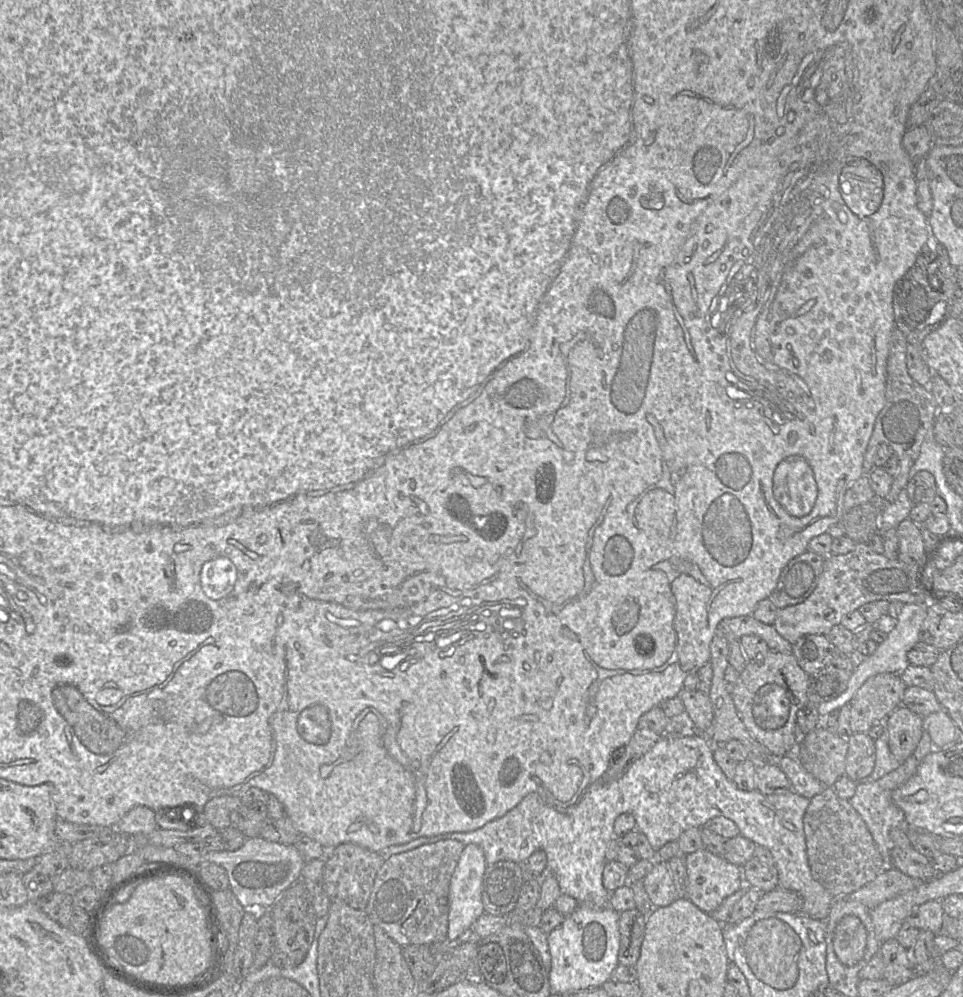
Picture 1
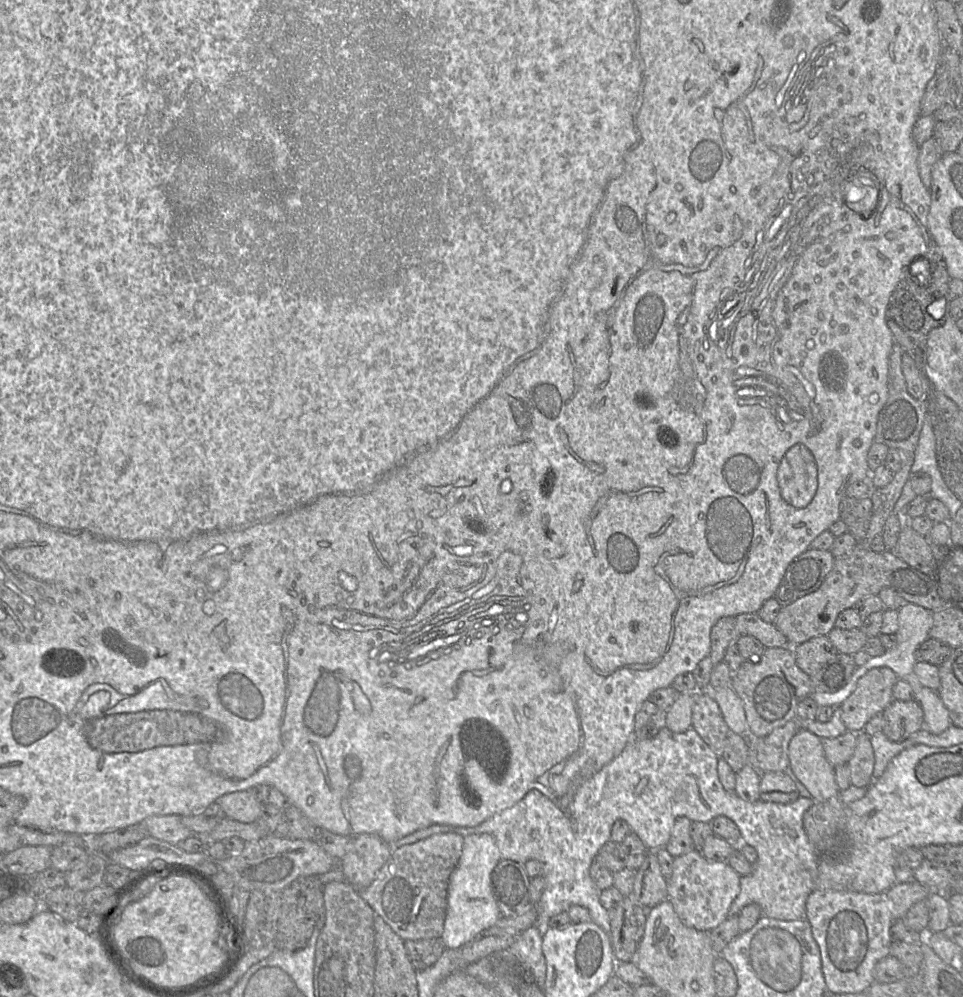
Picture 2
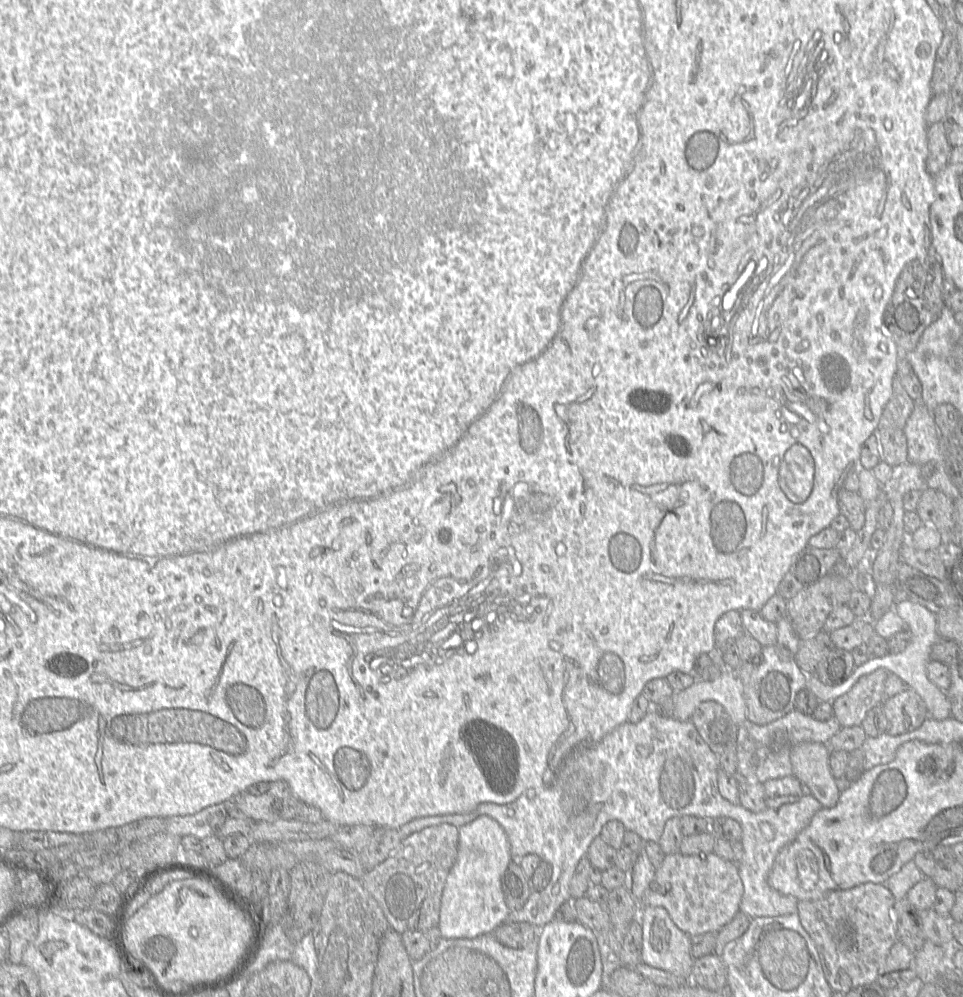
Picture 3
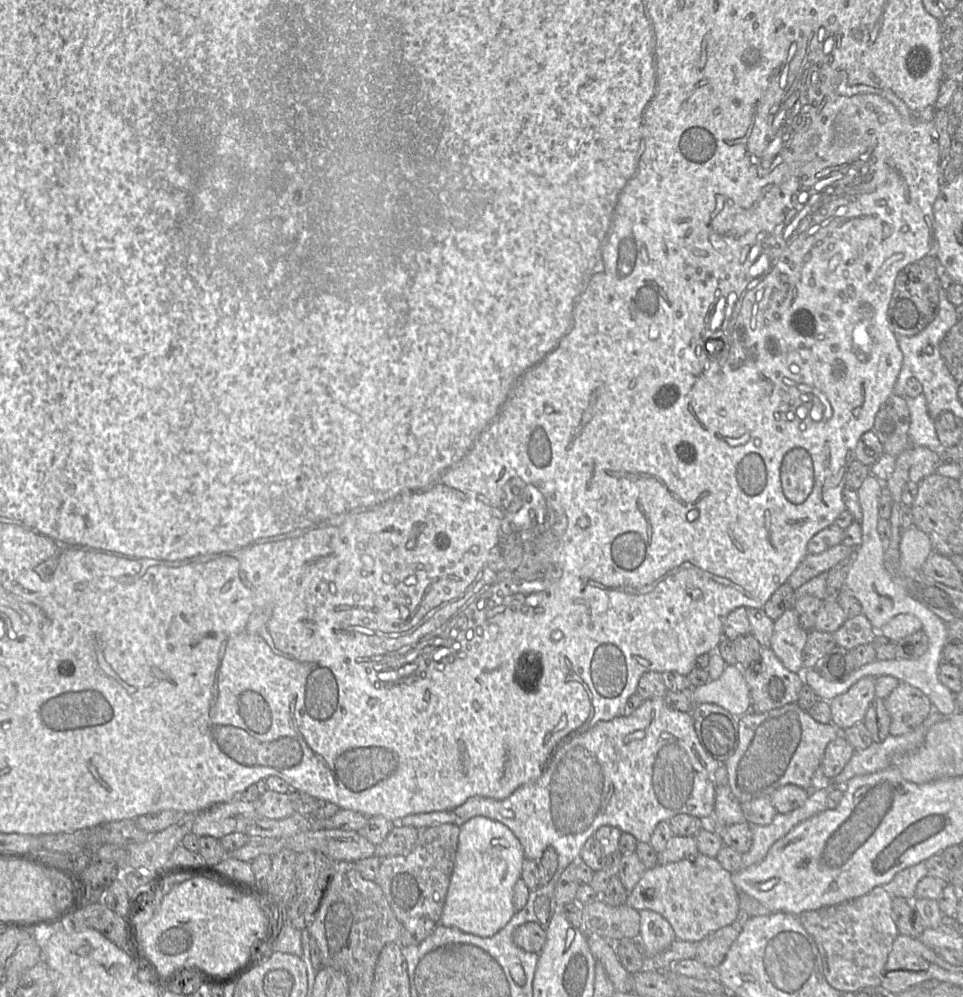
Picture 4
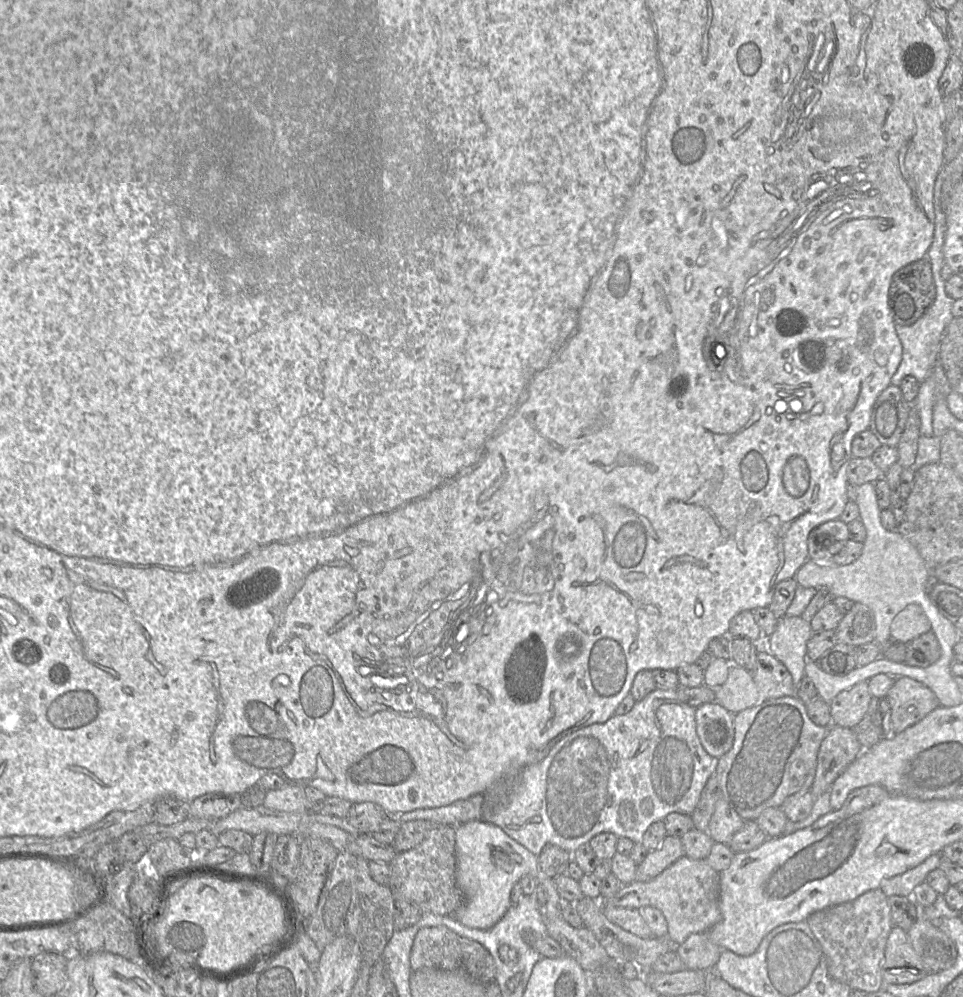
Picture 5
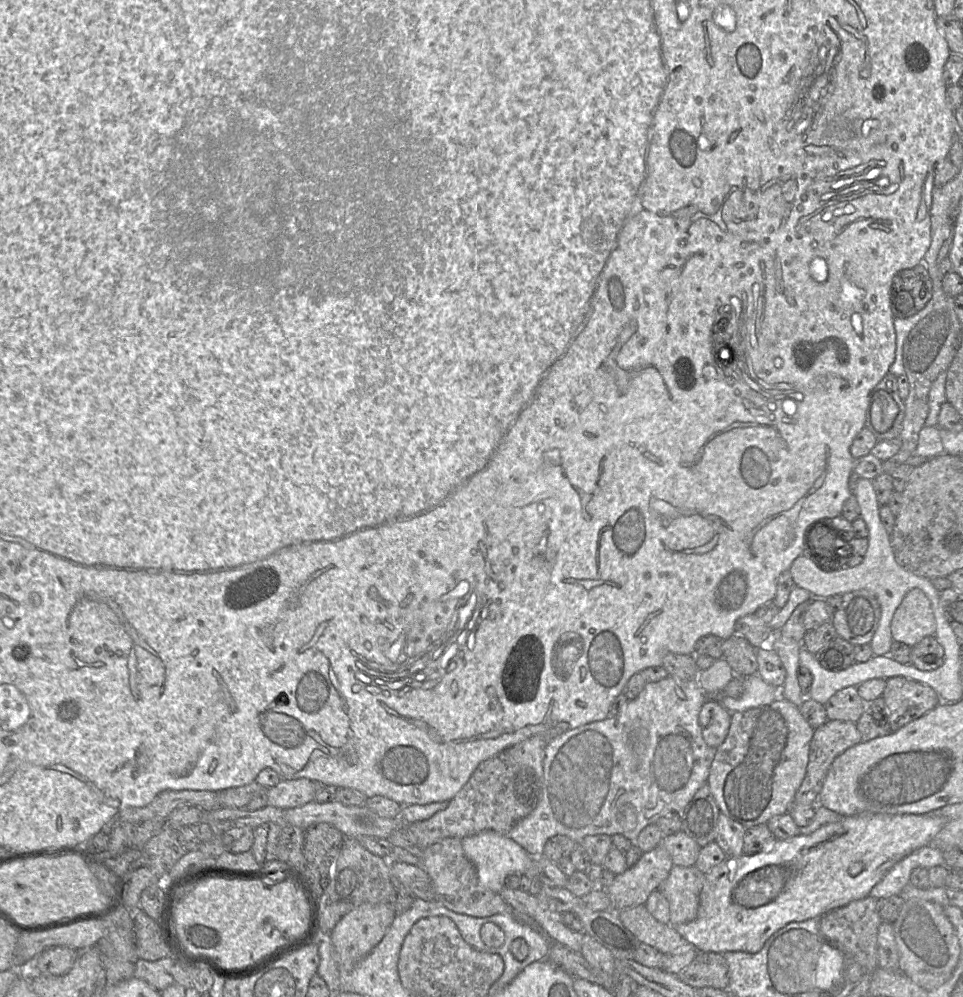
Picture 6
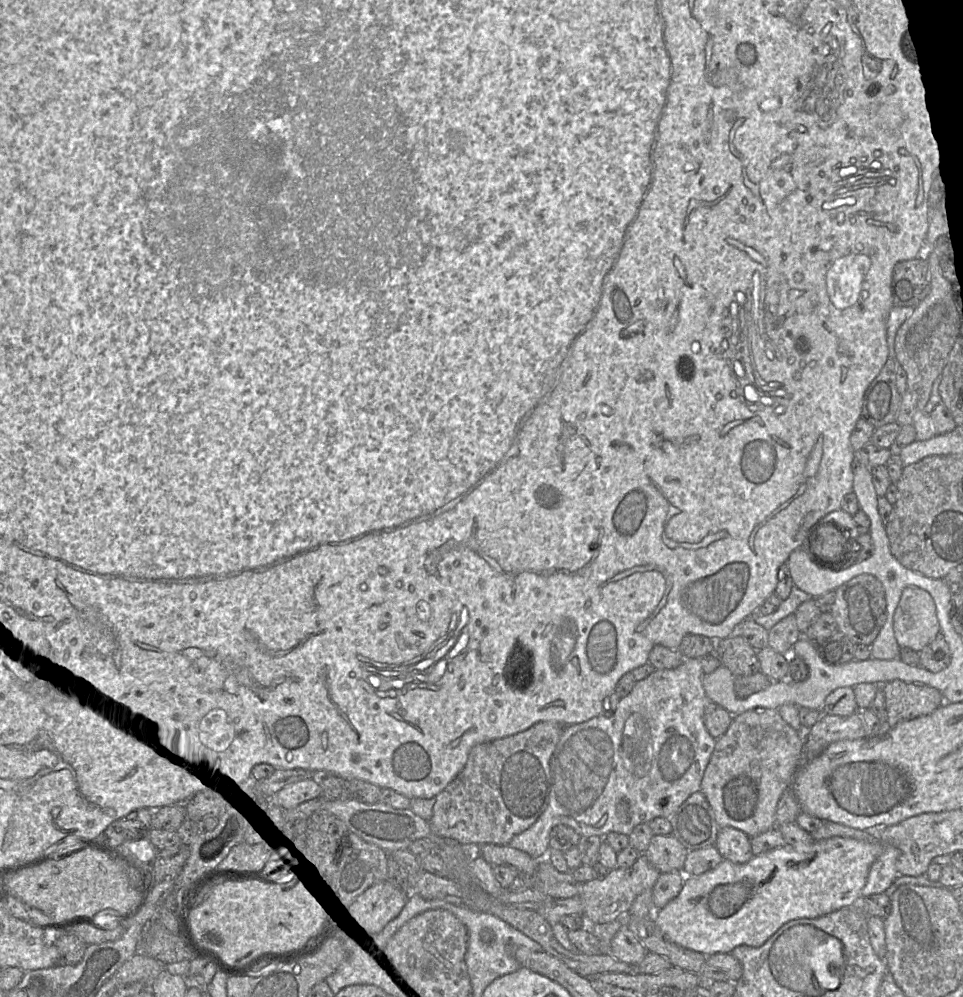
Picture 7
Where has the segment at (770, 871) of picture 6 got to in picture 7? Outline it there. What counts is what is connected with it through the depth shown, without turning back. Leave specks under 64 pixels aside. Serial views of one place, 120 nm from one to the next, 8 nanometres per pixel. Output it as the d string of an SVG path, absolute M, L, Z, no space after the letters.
M831 837L809 846L785 845L755 855L746 863L723 859L710 871L685 877L679 895L655 911L655 922L668 940L706 956L730 953L740 945L759 947L789 921L817 918L860 902L869 870L882 854L883 846L880 840Z

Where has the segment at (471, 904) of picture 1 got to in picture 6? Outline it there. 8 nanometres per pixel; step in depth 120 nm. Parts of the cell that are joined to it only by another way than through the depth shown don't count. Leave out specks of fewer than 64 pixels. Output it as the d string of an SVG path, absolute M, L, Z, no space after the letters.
M485 830L462 838L461 843L466 857L476 868L480 884L495 893L499 893L505 886L506 876L509 874L524 875L533 867L533 856L505 834Z

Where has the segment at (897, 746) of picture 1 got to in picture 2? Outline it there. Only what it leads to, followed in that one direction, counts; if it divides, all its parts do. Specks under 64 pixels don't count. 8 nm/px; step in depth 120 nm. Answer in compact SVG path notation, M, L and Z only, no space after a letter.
M893 699L882 715L882 732L893 742L901 742L924 728L924 712L915 699L908 701Z

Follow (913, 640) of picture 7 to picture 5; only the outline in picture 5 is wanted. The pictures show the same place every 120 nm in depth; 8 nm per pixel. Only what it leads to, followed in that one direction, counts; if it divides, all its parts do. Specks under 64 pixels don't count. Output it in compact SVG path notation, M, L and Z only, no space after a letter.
M910 603L892 620L890 635L907 643L931 630L931 624L919 604Z

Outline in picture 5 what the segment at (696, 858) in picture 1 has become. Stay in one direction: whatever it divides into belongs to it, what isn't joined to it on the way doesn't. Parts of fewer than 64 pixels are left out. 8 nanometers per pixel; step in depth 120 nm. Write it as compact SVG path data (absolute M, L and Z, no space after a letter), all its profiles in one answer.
M683 856L654 879L623 885L615 895L599 902L604 907L640 909L653 906L659 909L667 921L667 938L672 944L680 945L691 934L706 932L720 921L720 873L706 859Z

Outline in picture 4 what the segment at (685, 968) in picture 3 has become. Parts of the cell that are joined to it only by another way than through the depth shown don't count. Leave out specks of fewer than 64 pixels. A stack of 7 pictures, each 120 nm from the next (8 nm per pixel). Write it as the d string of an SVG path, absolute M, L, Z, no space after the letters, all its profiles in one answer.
M641 910L638 944L646 959L666 950L676 940L671 924L659 913Z

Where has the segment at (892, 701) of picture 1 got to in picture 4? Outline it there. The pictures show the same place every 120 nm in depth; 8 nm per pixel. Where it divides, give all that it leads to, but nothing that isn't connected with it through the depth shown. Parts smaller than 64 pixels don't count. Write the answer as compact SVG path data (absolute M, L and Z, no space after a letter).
M875 677L860 678L846 692L829 701L831 723L841 732L863 721L875 697Z

